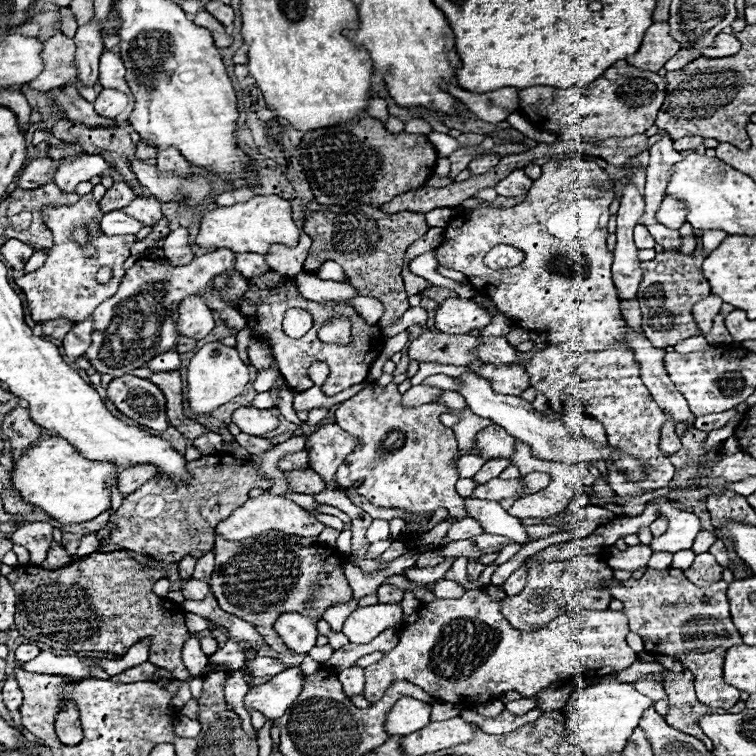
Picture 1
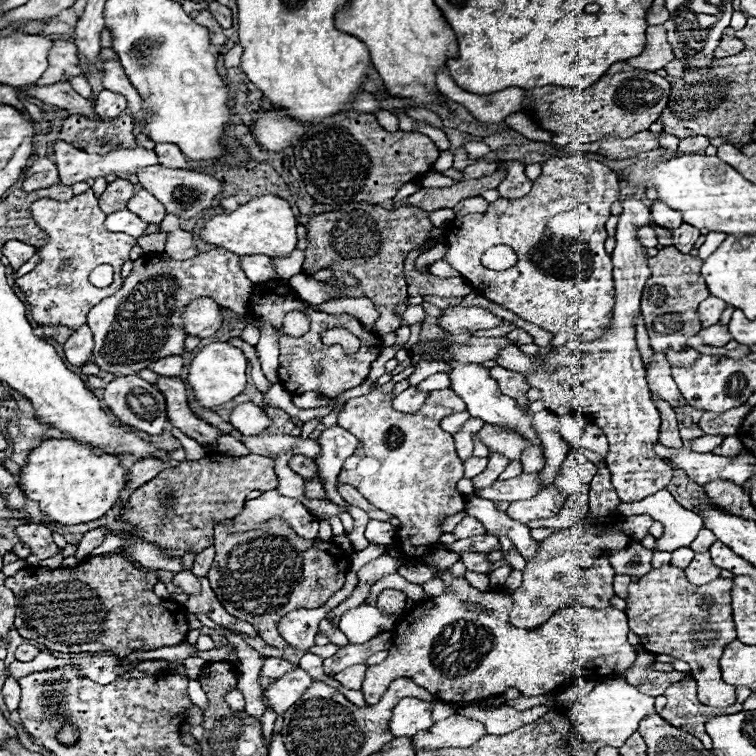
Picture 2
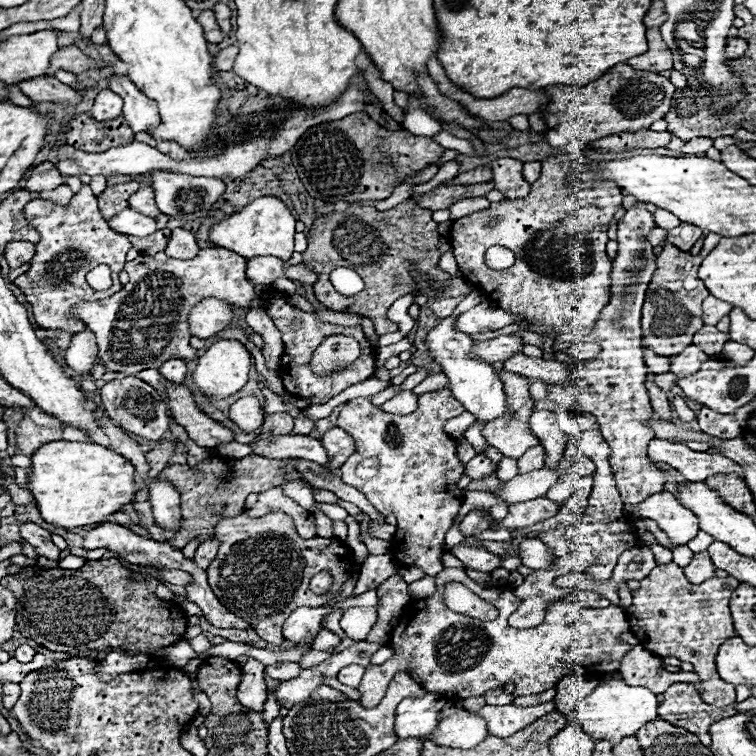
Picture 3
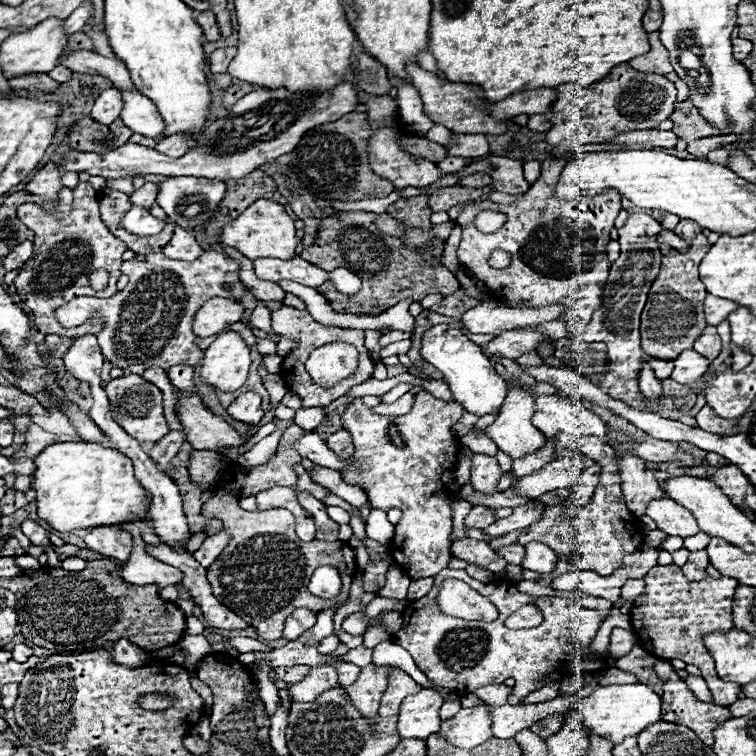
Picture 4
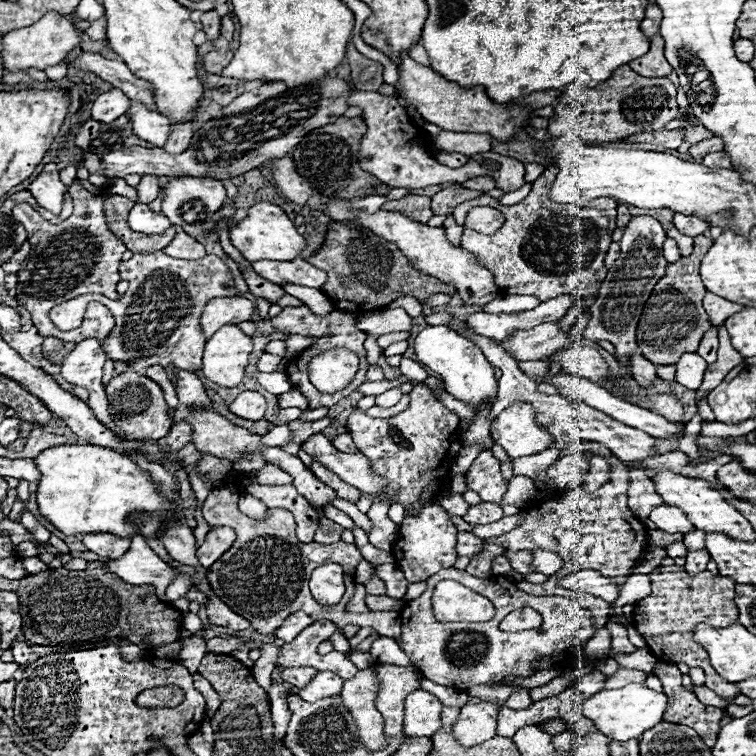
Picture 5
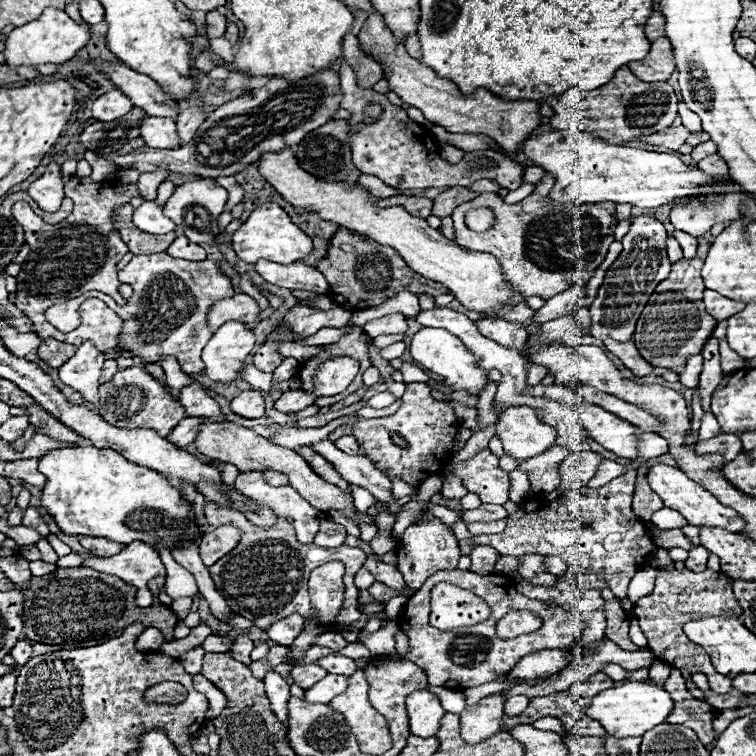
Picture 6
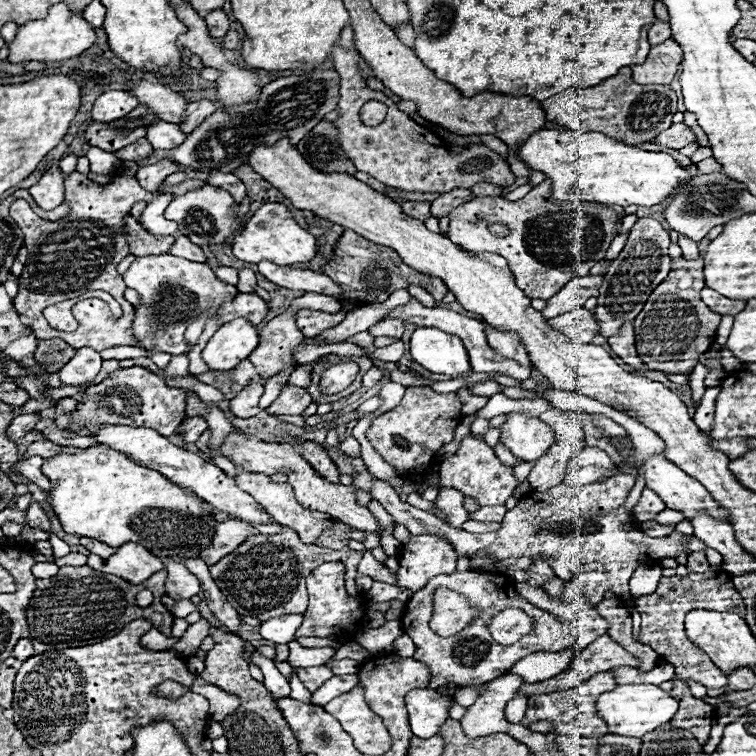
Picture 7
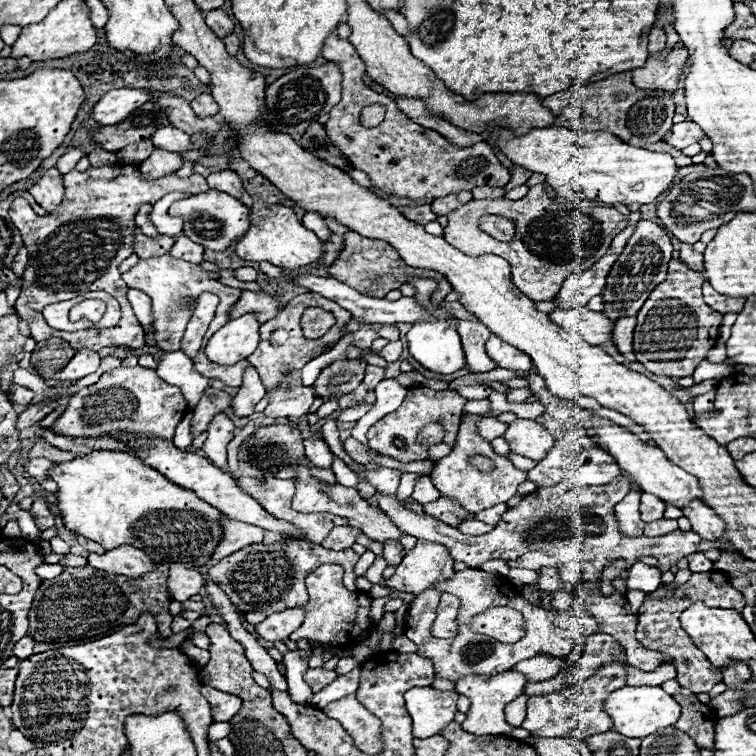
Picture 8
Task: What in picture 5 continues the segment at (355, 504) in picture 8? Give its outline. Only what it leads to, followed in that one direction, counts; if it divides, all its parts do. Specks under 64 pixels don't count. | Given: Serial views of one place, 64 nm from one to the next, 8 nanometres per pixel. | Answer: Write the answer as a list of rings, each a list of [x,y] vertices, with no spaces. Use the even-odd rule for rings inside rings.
[[[188,410],[184,420],[192,424],[192,444],[196,450],[232,462],[256,450],[262,438],[246,428],[230,424],[224,416],[212,410]],[[264,448],[262,454],[266,456],[268,462],[278,462],[282,470],[292,474],[296,490],[308,502],[312,502],[316,506],[328,506],[336,498],[336,492],[330,486],[326,486],[320,480],[316,480],[314,474],[302,464],[302,460],[298,456],[290,456],[284,450],[280,450],[280,448]]]

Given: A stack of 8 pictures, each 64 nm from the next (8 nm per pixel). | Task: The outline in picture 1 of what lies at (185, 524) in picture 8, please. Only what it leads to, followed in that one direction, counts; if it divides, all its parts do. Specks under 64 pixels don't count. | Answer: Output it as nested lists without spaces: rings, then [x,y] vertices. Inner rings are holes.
[[[50,436],[42,440],[40,444],[28,448],[20,460],[14,462],[12,476],[12,488],[18,492],[18,496],[42,510],[46,510],[54,520],[62,524],[76,524],[76,522],[88,522],[110,508],[110,482],[112,476],[116,476],[116,466],[110,462],[96,462],[88,460],[78,450],[58,438]]]

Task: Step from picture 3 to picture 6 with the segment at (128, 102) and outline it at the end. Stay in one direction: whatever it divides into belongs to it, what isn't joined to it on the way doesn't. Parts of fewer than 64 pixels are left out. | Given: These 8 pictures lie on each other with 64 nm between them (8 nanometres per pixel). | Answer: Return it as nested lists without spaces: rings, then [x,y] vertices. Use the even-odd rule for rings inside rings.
[[[146,116],[140,126],[140,138],[144,138],[150,148],[174,148],[178,146],[176,124],[172,118]]]

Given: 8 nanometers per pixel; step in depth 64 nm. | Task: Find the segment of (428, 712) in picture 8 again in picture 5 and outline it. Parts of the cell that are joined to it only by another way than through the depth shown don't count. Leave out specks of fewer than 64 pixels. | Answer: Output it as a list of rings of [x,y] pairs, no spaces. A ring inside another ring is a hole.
[[[416,690],[404,702],[404,734],[410,738],[430,738],[438,728],[440,722],[442,702],[426,692]]]

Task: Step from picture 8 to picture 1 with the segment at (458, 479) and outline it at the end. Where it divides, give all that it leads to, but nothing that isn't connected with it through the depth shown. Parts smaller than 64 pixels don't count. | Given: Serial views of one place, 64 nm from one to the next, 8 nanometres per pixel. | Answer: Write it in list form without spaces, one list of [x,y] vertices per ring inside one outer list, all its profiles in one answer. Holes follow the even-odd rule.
[[[466,454],[466,456],[460,456],[458,458],[458,472],[460,472],[460,476],[462,478],[472,478],[482,466],[484,466],[484,458],[480,458],[480,456],[474,456],[474,454]]]

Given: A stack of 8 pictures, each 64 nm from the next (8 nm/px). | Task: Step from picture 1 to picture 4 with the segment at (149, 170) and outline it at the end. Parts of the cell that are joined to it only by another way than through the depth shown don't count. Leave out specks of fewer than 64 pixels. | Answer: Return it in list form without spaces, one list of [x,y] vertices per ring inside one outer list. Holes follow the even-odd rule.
[[[168,176],[158,184],[158,206],[170,216],[172,222],[182,228],[194,228],[212,218],[212,212],[226,194],[226,184],[222,180],[194,178],[194,176]],[[190,206],[202,206],[202,210],[186,218]]]

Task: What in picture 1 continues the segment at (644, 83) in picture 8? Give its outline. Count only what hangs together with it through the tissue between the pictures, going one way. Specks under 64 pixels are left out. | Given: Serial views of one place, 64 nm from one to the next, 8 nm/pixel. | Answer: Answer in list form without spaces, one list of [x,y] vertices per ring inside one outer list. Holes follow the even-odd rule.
[[[654,22],[646,30],[638,54],[632,54],[630,58],[626,58],[626,62],[650,72],[658,72],[678,50],[680,46],[678,42],[674,42],[674,38],[670,38],[670,28],[666,26],[666,22]]]

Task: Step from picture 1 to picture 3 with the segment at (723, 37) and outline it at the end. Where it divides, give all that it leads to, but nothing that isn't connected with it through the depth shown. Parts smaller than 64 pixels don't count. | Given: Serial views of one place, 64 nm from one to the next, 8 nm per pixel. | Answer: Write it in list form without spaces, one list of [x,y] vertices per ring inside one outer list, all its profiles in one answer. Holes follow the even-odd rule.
[[[728,38],[726,40],[726,58],[738,58],[746,52],[748,44],[742,38]]]

